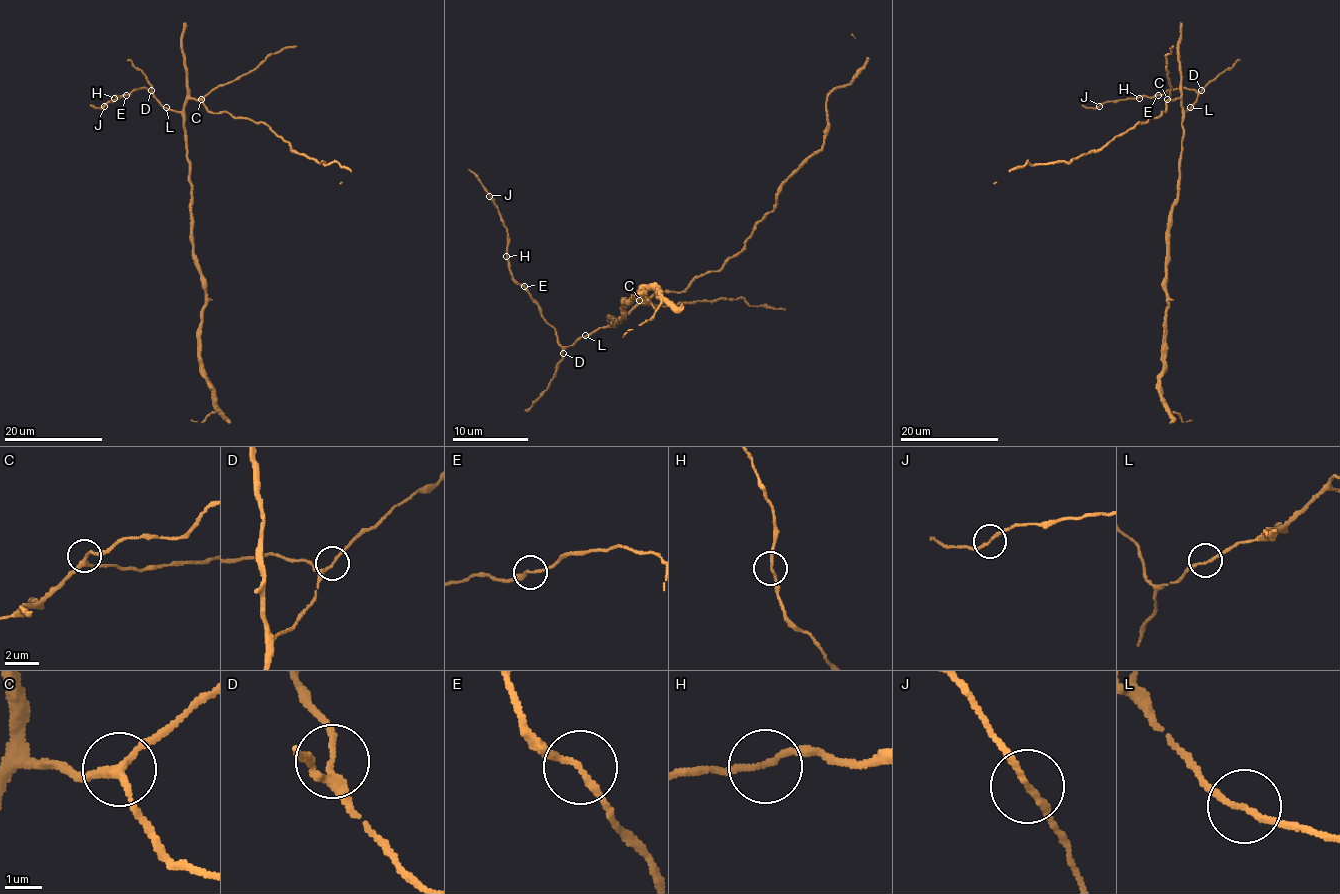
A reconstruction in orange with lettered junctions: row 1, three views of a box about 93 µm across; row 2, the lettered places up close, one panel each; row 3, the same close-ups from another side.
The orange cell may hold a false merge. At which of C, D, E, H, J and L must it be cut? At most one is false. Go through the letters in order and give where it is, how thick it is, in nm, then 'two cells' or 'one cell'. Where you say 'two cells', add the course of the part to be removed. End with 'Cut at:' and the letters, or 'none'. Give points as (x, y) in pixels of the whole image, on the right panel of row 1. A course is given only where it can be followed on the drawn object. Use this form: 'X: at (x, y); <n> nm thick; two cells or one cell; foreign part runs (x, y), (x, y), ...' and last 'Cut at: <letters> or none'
C: at (1167, 99); 200 nm thick; one cell
D: at (1201, 90); 140 nm thick; one cell
E: at (1158, 95); 170 nm thick; one cell
H: at (1139, 98); 160 nm thick; one cell
J: at (1099, 106); 160 nm thick; one cell
L: at (1190, 107); 160 nm thick; one cell
Cut at: none

